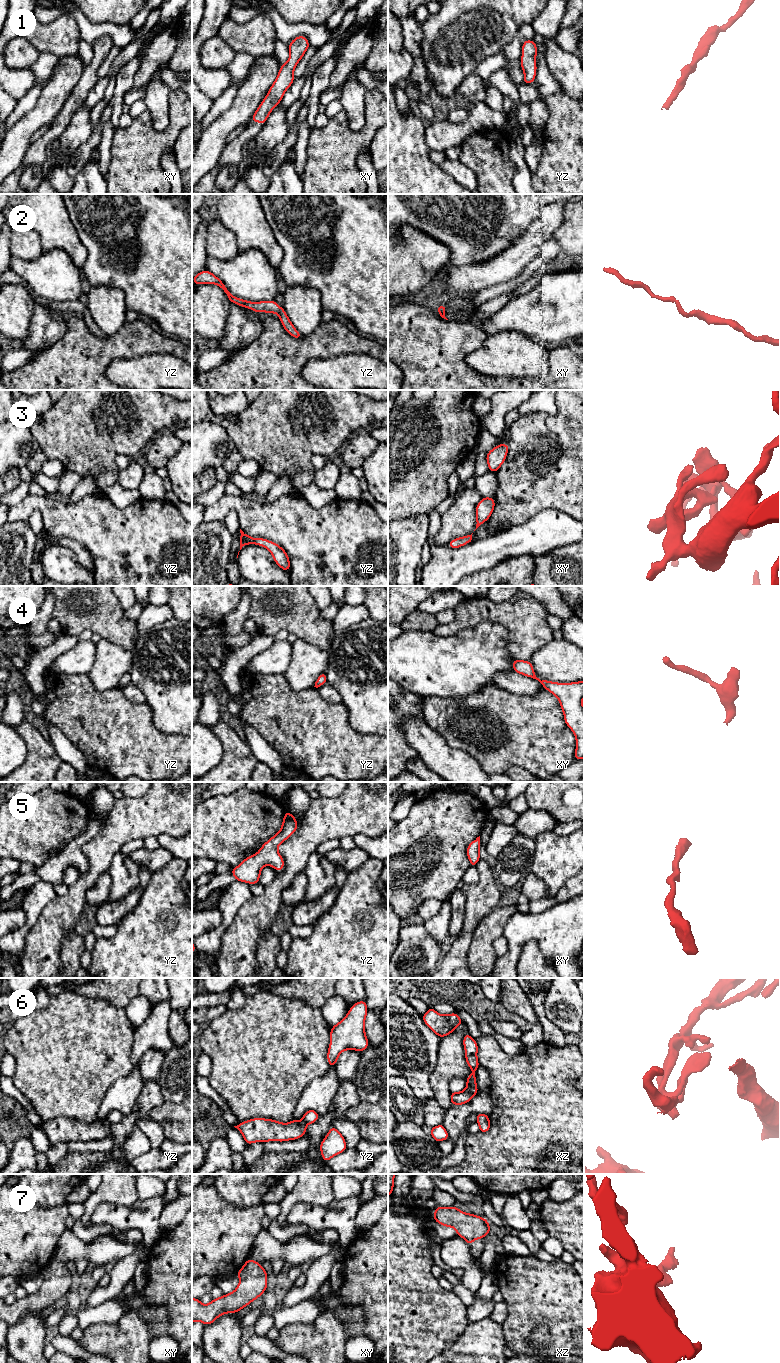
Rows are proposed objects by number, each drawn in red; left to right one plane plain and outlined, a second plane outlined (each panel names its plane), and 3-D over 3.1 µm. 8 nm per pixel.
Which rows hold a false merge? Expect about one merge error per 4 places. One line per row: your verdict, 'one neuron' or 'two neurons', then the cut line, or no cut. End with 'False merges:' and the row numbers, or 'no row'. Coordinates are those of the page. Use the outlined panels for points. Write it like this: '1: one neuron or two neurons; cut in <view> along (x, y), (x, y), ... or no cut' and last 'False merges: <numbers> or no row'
1: one neuron; no cut
2: one neuron; no cut
3: one neuron; no cut
4: one neuron; no cut
5: one neuron; no cut
6: two neurons; cut in xz along (465, 1089), (475, 1094)
7: one neuron; no cut
False merges: 6

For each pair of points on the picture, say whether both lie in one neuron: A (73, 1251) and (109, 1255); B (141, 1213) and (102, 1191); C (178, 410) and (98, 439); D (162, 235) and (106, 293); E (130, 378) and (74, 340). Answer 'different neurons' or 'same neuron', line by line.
A: same neuron
B: different neurons
C: same neuron
D: different neurons
E: different neurons

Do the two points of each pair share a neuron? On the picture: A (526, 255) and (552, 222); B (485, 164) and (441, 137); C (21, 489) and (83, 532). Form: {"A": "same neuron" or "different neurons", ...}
{"A": "same neuron", "B": "different neurons", "C": "different neurons"}

